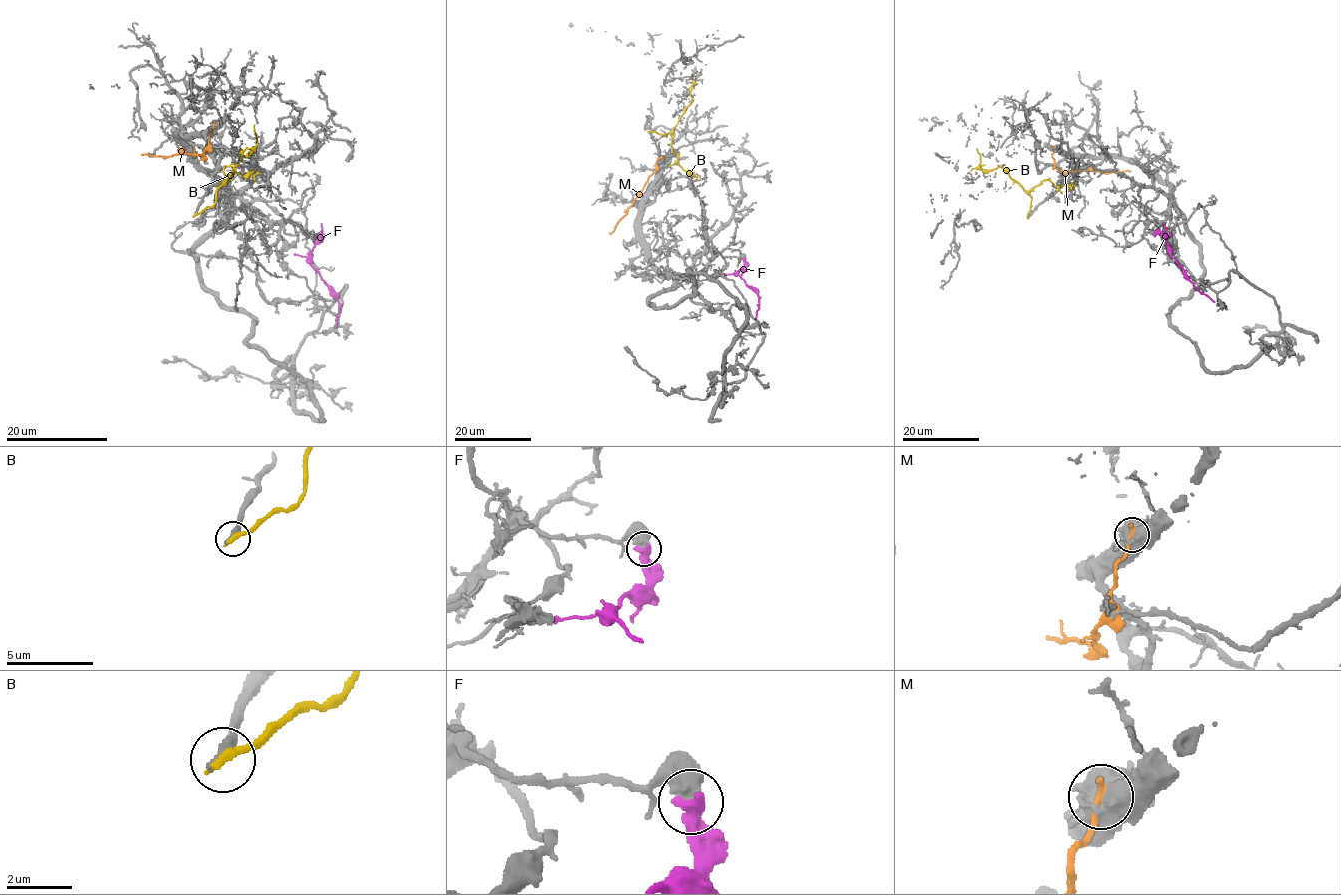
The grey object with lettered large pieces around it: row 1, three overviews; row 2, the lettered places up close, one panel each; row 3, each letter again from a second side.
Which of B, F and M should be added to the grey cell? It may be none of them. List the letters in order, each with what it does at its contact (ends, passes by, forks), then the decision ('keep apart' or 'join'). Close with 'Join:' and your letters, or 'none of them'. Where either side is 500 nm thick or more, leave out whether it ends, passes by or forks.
B: it ends; keep apart
F: keep apart
M: keep apart
Join: none of them

